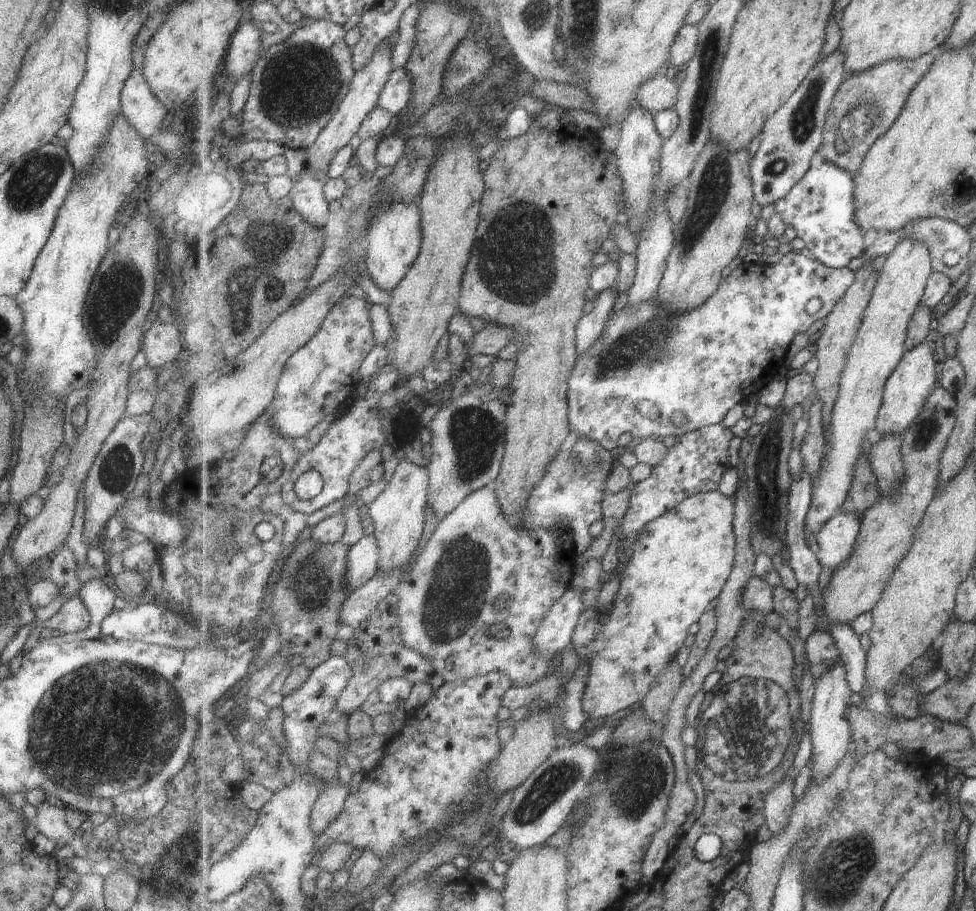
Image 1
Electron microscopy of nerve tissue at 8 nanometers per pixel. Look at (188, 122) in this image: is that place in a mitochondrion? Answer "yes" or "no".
no

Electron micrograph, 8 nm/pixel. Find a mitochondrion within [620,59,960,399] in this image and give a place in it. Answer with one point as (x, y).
(867, 107)

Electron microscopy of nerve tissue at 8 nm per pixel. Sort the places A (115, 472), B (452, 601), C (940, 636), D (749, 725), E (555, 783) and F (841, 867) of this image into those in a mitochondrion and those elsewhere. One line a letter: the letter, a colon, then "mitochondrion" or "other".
A: mitochondrion
B: mitochondrion
C: other
D: mitochondrion
E: mitochondrion
F: mitochondrion

